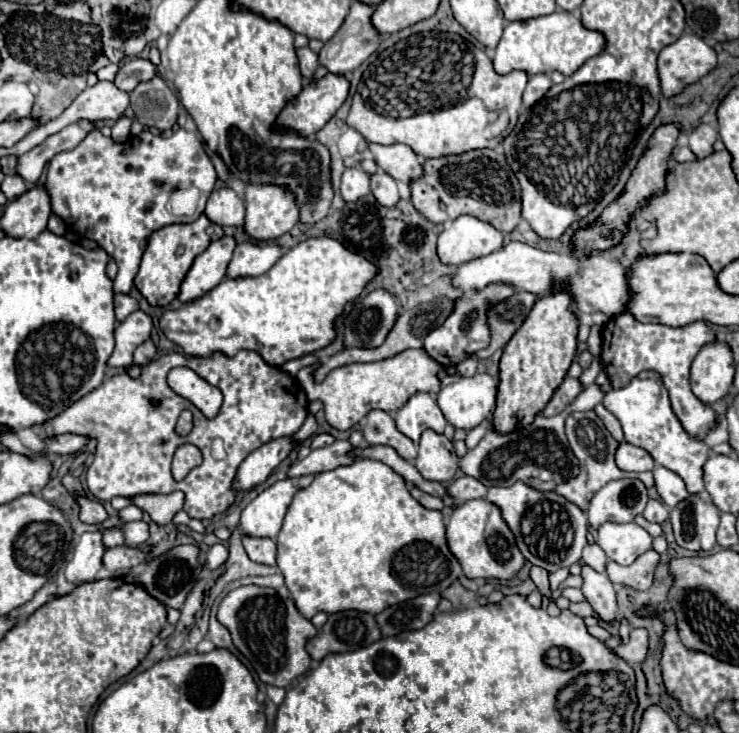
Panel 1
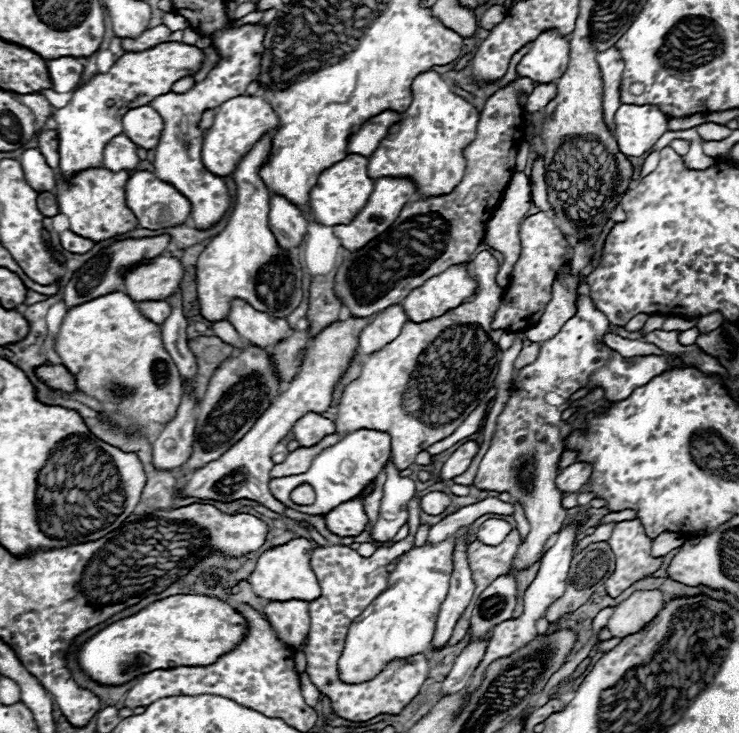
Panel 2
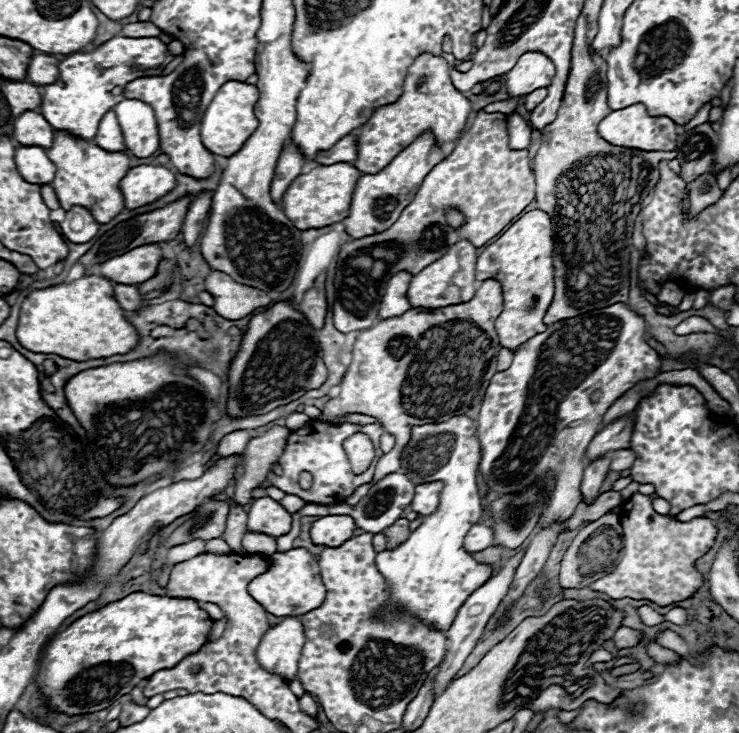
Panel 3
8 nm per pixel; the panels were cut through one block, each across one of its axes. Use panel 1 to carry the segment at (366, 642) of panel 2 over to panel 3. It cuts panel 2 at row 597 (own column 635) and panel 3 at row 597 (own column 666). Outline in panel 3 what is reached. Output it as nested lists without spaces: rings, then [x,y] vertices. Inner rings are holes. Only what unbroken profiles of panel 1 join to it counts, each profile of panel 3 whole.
[[[466,414],[452,416],[440,424],[412,426],[410,440],[402,450],[400,472],[406,474],[416,486],[422,482],[444,482],[440,504],[436,512],[422,516],[422,524],[402,546],[380,552],[376,558],[378,570],[392,588],[392,602],[414,612],[420,620],[434,624],[438,630],[448,630],[466,598],[484,586],[492,576],[490,564],[476,562],[462,548],[464,534],[478,524],[484,510],[476,484],[482,456],[476,430],[476,420]]]

